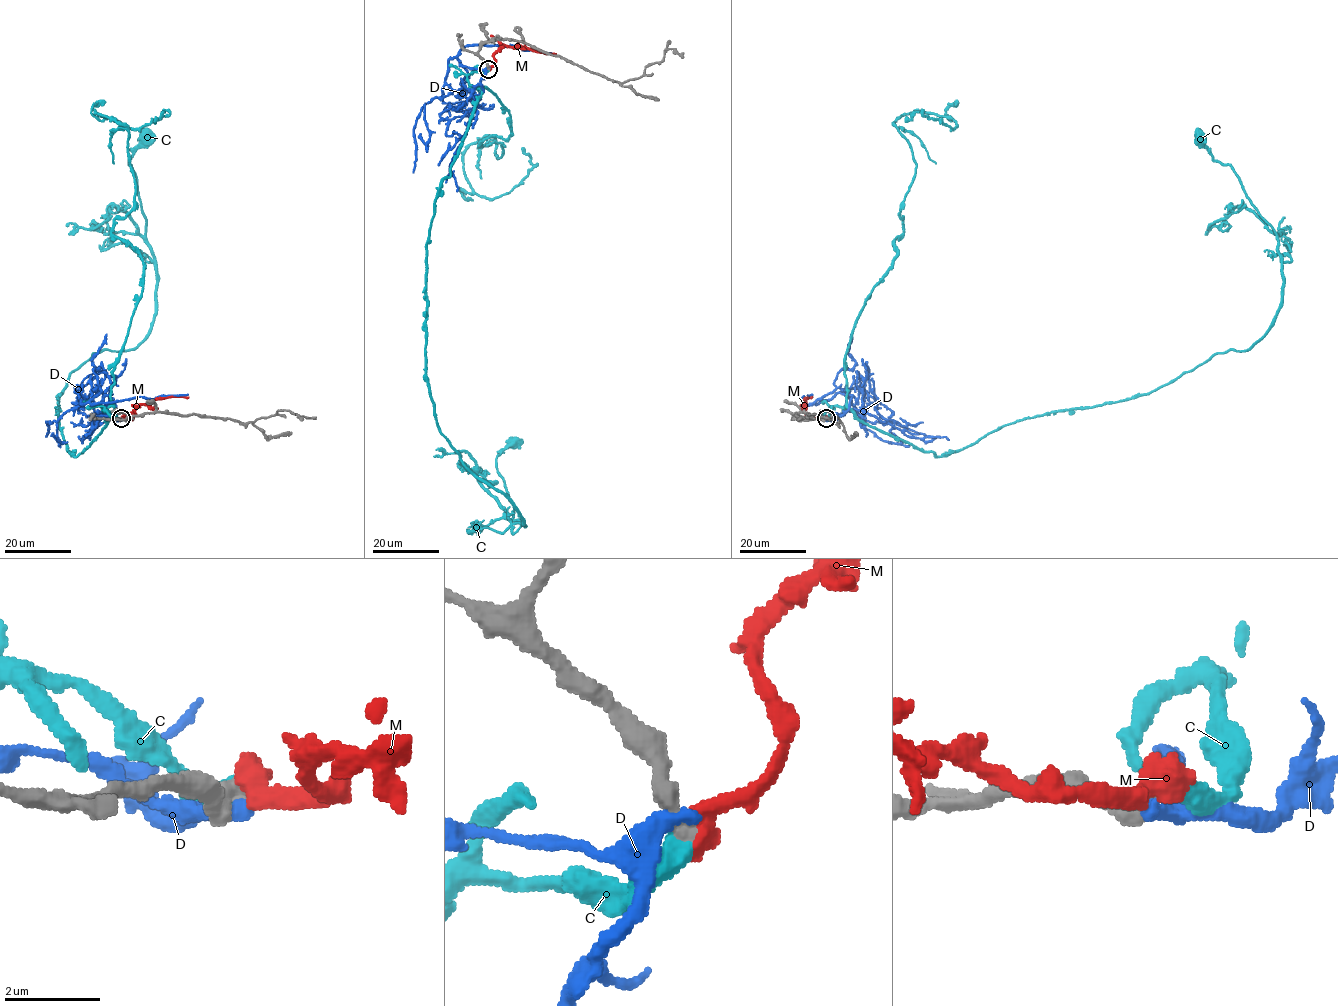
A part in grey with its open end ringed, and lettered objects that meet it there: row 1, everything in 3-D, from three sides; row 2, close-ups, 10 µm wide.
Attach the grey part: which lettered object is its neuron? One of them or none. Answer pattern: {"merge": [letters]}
{"merge": ["C"]}

